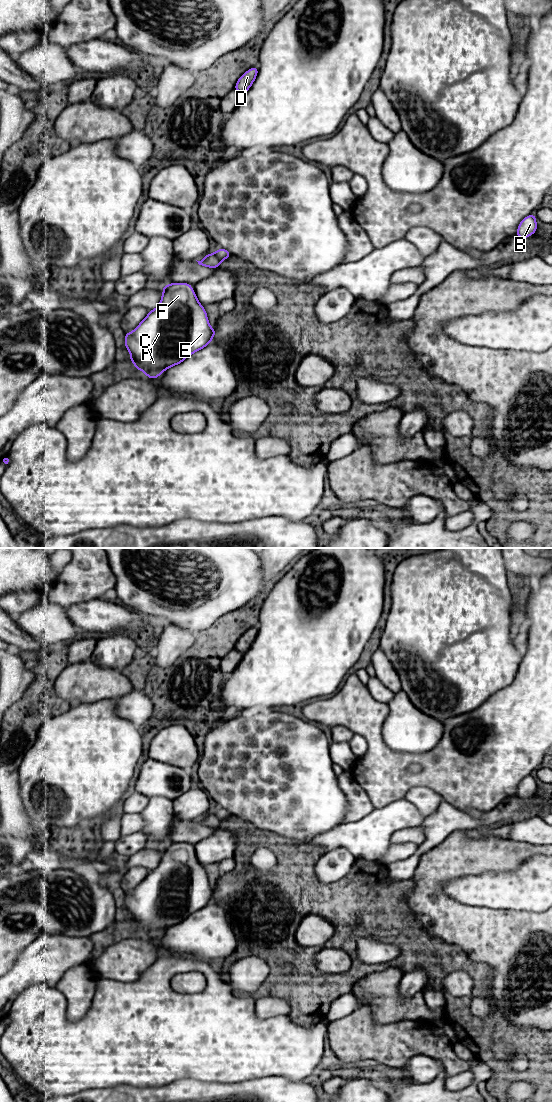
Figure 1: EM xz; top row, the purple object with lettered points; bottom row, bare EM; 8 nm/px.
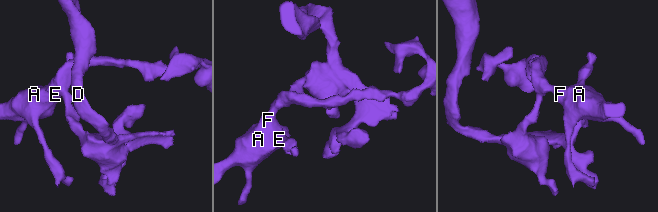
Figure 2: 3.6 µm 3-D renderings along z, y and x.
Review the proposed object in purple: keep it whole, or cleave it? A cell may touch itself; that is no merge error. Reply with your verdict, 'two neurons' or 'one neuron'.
two neurons

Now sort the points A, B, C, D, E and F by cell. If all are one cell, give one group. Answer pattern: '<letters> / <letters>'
A B C E F / D

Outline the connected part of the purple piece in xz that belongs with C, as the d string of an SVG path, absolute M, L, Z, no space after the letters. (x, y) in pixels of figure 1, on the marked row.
M185 282L172 283L163 286L160 304L149 311L132 332L125 333L125 347L136 369L143 371L148 378L156 379L168 368L206 347L213 340L215 332L193 287Z

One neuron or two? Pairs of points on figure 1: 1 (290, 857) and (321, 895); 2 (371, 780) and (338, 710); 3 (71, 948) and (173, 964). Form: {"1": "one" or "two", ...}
{"1": "one", "2": "one", "3": "two"}

